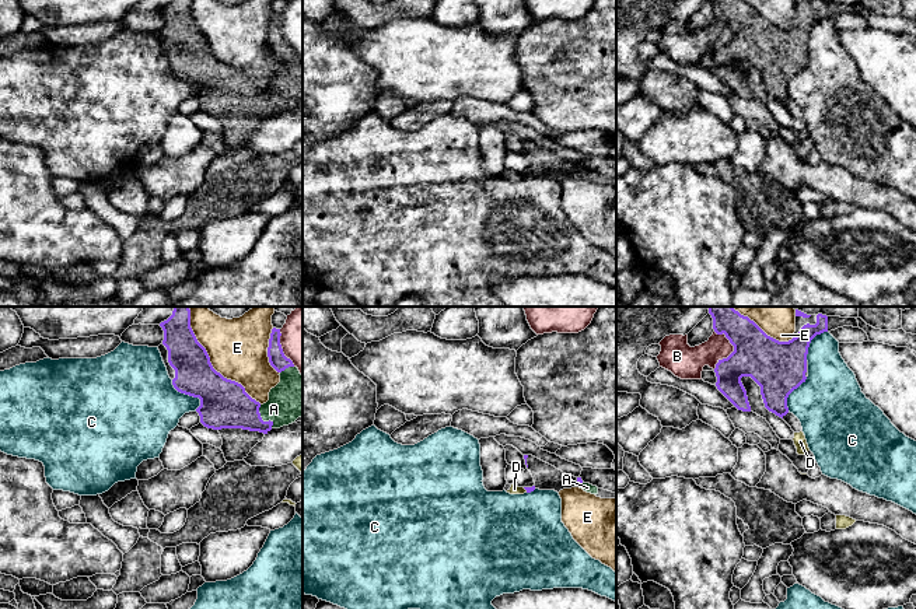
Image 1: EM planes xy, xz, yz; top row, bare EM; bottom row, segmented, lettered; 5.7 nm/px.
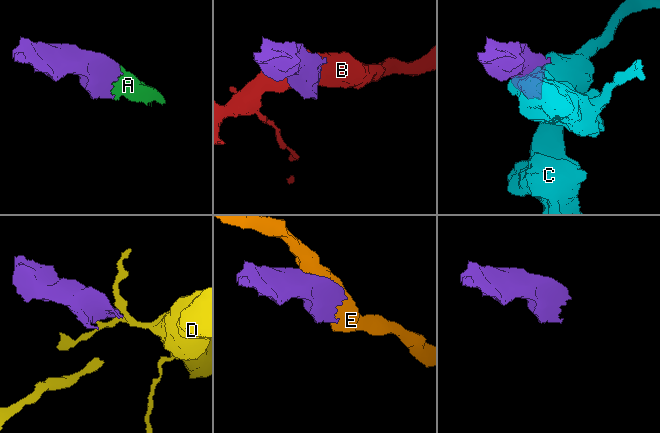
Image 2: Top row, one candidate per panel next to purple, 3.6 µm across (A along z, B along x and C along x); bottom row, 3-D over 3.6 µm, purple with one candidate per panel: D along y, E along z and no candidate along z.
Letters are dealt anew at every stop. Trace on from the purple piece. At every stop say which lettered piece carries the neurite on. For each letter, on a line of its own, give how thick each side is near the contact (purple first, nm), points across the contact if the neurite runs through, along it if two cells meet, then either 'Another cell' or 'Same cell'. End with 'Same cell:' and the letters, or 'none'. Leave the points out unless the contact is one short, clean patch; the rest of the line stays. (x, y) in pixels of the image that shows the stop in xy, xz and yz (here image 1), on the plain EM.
A: Thickness 280 nm (purple) against 240 nm. Same cell
B: Thickness 280 nm (purple) against 150 nm. Another cell
C: Thickness 280 nm (purple) against 380 nm. Another cell
D: Thickness 30 nm (purple) against 50 nm. Boundary: xz (523, 174), (527, 178). Another cell
E: Thickness 280 nm (purple) against 340 nm. Another cell
Same cell: A

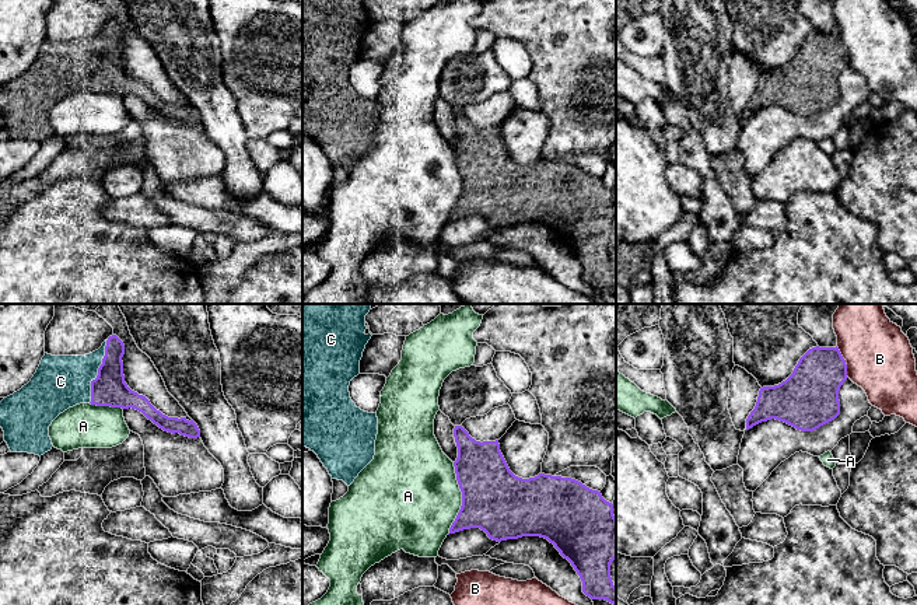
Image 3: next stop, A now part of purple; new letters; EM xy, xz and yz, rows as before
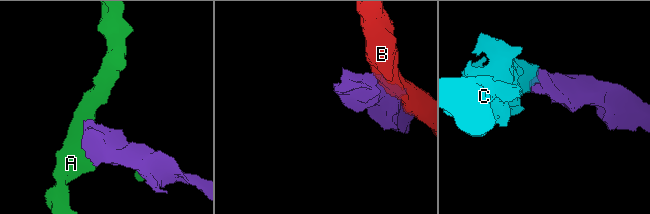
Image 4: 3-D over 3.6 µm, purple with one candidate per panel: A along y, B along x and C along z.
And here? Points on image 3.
A: Thickness 380 nm (purple) against 480 nm. Another cell
B: Thickness 300 nm (purple) against 380 nm. Boundary: yz (836, 32), (844, 46), (849, 63). Another cell
C: Thickness 190 nm (purple) against 300 nm. Same cell
Same cell: C

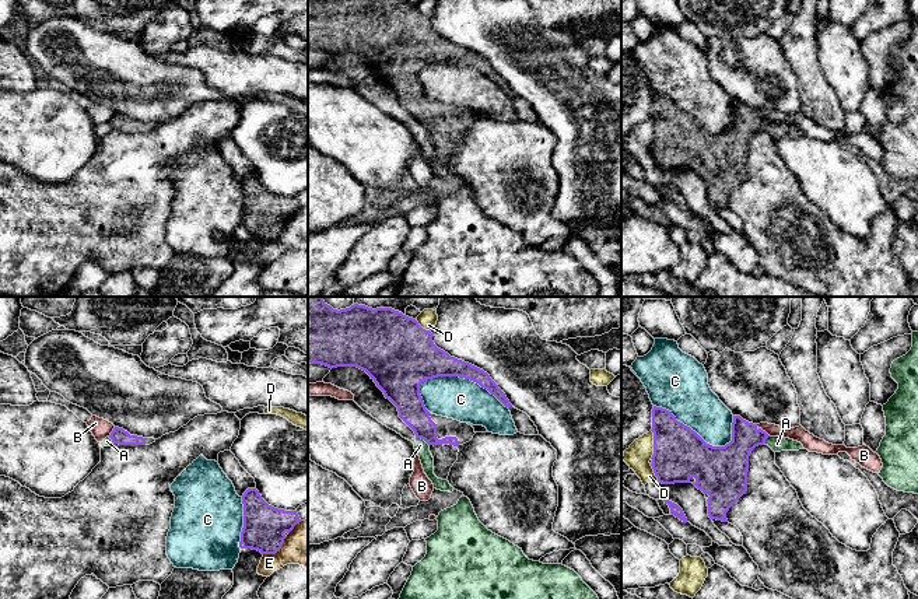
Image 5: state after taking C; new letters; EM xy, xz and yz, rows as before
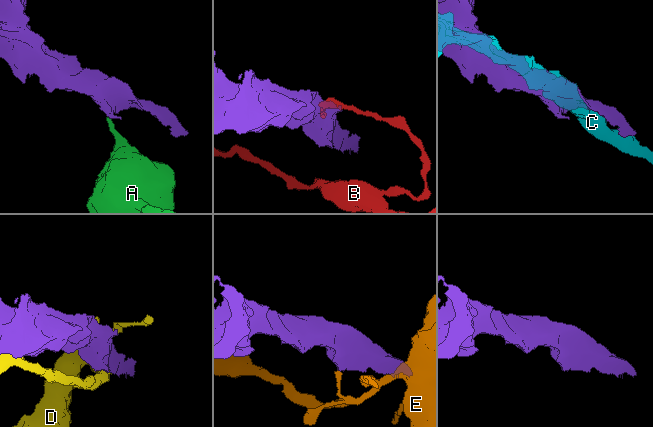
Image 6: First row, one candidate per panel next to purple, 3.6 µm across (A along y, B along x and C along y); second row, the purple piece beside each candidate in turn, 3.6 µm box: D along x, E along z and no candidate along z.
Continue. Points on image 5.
A: Thickness 160 nm (purple) against 80 nm. Boundary: xz (416, 123), (420, 123), (428, 132). Another cell
B: Thickness 190 nm (purple) against 90 nm. Another cell
C: Thickness 220 nm (purple) against 240 nm. Another cell
D: Thickness 300 nm (purple) against 150 nm. Another cell
E: Thickness 240 nm (purple) against 240 nm. Another cell
Same cell: none

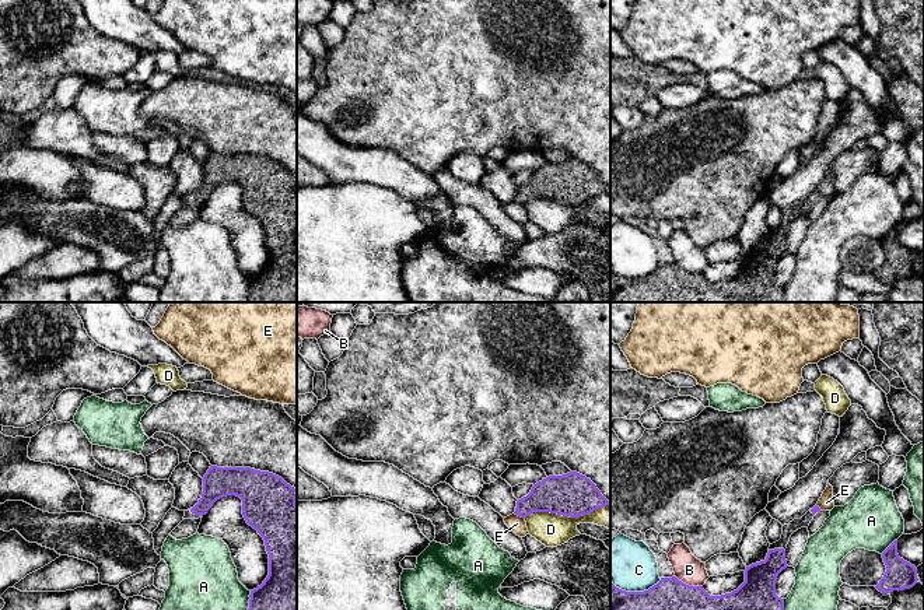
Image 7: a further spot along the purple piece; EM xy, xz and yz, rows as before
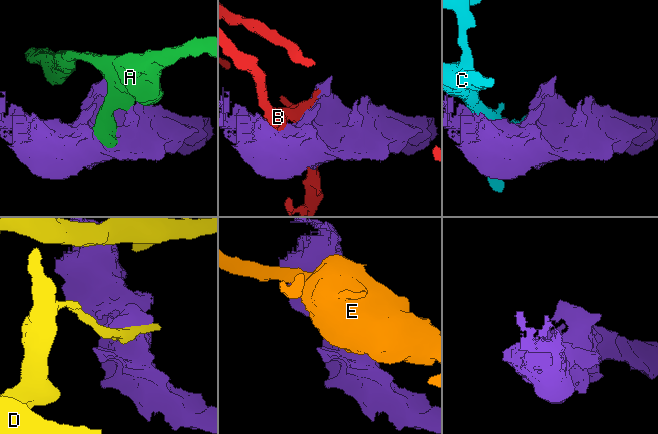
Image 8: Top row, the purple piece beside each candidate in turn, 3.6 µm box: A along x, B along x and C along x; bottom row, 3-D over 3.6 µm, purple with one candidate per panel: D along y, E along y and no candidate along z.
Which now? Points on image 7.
A: Thickness 170 nm (purple) against 320 nm. Another cell
B: Thickness 400 nm (purple) against 160 nm. Another cell
C: Thickness 400 nm (purple) against 280 nm. Another cell
D: Thickness 240 nm (purple) against 190 nm. Another cell
E: Thickness 220 nm (purple) against 90 nm. Boundary: xz (514, 199), (524, 204). Another cell
Same cell: none

